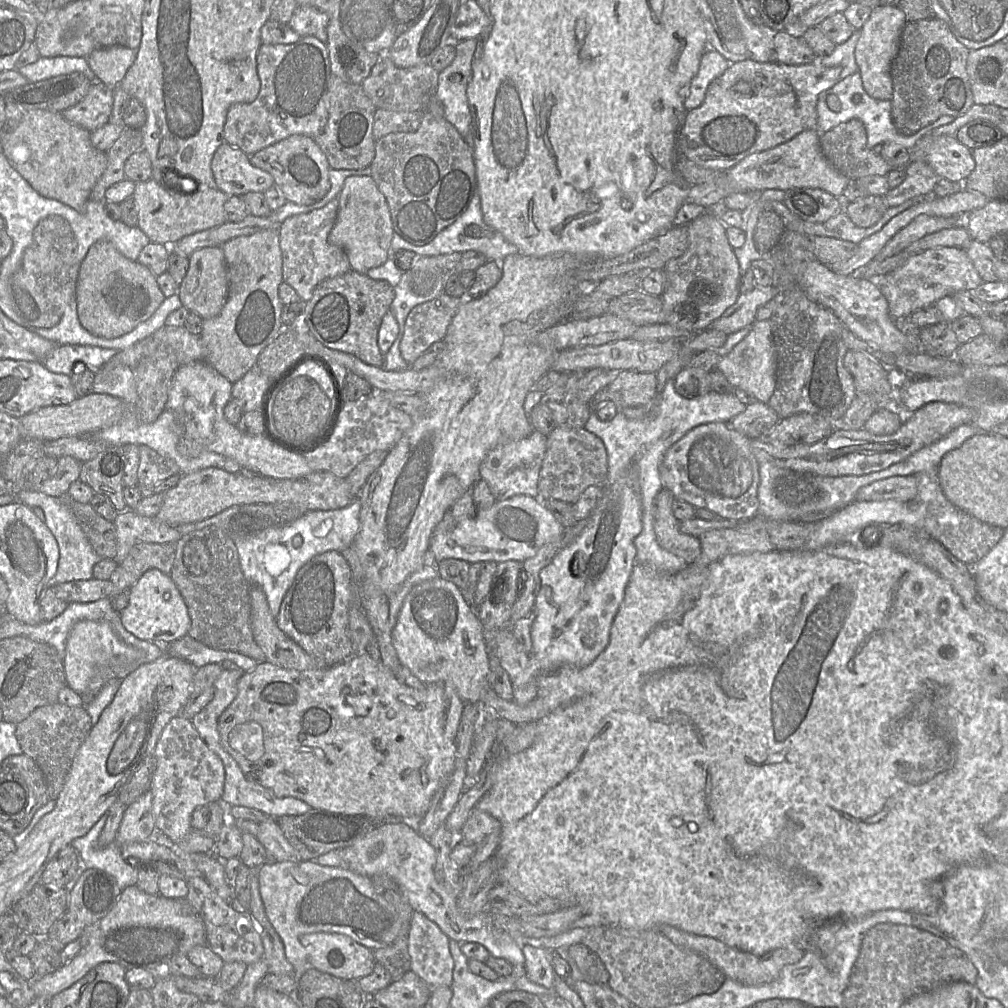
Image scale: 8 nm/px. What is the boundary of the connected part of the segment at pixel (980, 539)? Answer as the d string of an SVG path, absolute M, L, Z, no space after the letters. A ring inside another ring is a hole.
M938 468L924 470L913 476L918 483L918 492L914 501L921 503L927 509L925 525L928 537L942 544L960 561L967 564L974 564L974 561L998 544L1004 534L1004 529L983 522L951 503L942 491Z

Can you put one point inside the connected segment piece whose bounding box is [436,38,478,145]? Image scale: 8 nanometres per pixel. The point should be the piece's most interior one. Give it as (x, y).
(452, 81)

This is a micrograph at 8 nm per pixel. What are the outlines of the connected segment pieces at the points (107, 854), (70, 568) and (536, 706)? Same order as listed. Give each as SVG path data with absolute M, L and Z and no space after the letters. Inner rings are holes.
M104 814L87 834L74 839L71 846L77 851L82 866L98 869L111 875L123 890L136 885L138 868L126 862L121 855L120 846L115 841L104 848L99 846L98 838L106 819Z
M22 490L17 494L18 501L30 508L39 507L44 513L44 523L54 535L59 547L59 560L50 585L69 581L89 580L93 578L93 567L102 559L91 547L83 530L69 507L60 497L50 496L37 490Z
M440 576L417 584L406 595L397 622L392 628L391 638L403 666L409 668L425 684L442 684L444 687L446 681L452 682L464 704L482 703L486 707L486 711L492 711L497 717L515 724L540 720L560 707L559 699L553 699L552 697L537 696L532 705L530 702L521 706L497 695L489 685L490 653L484 637L484 627L477 612L464 599L461 588Z

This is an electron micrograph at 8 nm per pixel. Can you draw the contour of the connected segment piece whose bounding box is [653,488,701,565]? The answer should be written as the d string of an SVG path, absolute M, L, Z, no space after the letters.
M662 488L655 502L654 532L658 544L668 552L692 564L701 553L701 544L695 536L682 533L679 520L674 516L672 505L673 494Z

